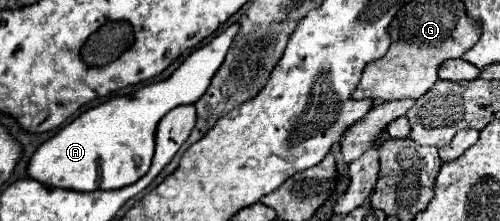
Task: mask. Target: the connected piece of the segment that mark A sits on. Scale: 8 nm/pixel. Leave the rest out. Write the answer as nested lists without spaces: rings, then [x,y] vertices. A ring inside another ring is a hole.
[[[239,22],[193,50],[167,80],[147,84],[129,96],[115,96],[77,116],[71,124],[39,146],[29,160],[29,176],[41,184],[77,192],[123,188],[143,178],[155,154],[157,124],[173,108],[195,104],[203,96],[213,74],[223,64],[227,48],[237,32]]]

